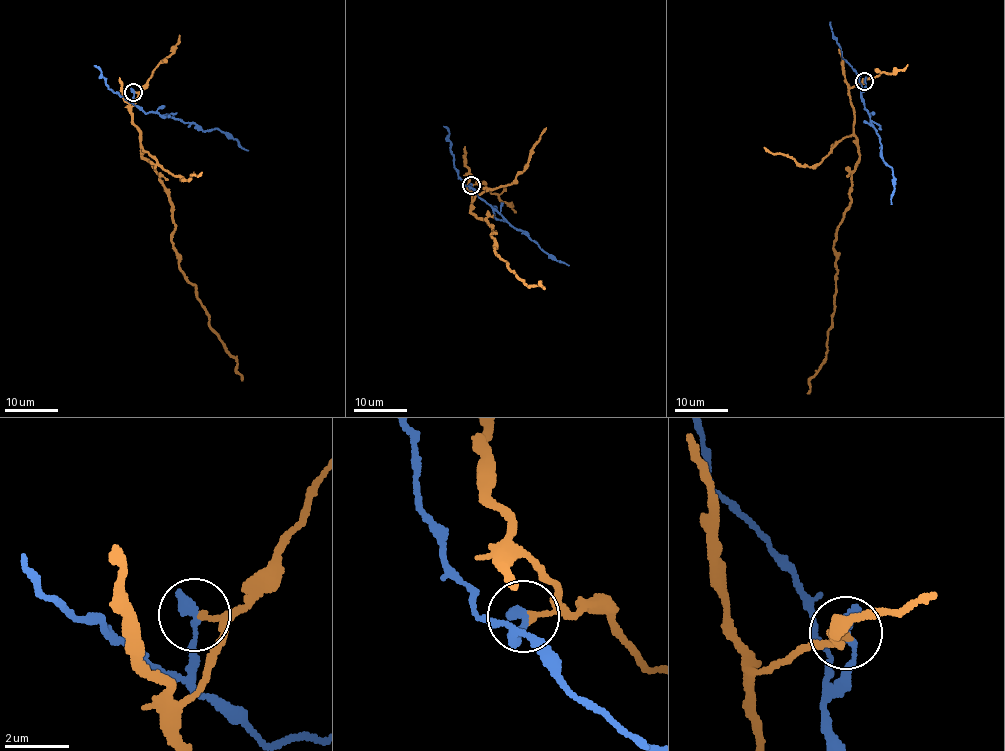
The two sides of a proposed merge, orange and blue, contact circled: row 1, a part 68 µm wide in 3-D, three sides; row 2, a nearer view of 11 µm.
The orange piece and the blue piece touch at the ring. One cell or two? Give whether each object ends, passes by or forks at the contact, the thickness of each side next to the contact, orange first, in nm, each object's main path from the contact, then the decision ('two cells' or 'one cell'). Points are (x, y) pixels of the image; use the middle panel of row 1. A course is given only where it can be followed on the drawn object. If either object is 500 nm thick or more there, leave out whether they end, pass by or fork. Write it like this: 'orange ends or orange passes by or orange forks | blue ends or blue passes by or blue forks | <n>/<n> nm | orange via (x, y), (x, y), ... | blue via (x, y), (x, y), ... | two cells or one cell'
orange passes by | blue ends | 140/340 nm | orange via (472, 185), (469, 175), (470, 210), (496, 233), (494, 253), (529, 288), (545, 287) | blue via (471, 185), (470, 189), (512, 226), (528, 234), (557, 261), (568, 265) | two cells

